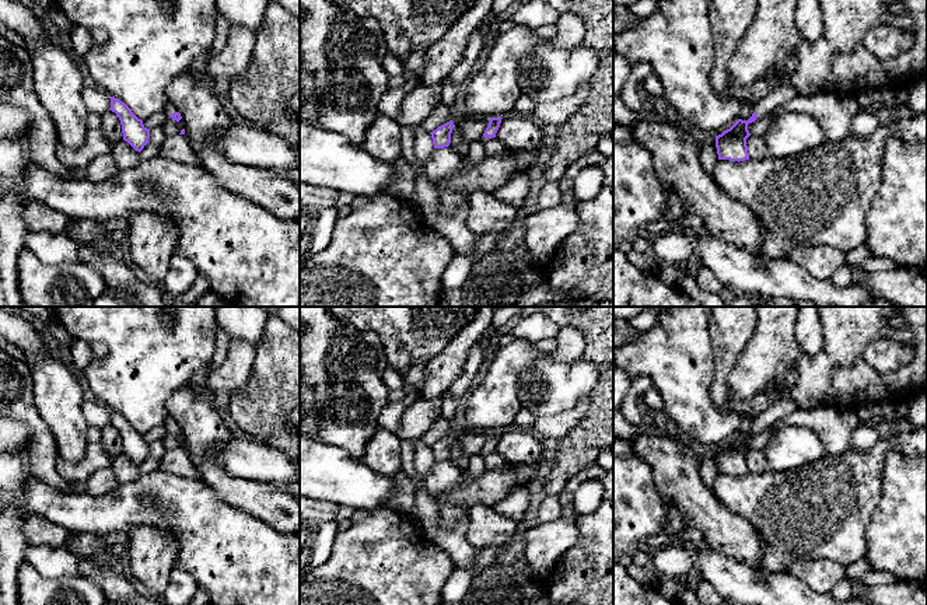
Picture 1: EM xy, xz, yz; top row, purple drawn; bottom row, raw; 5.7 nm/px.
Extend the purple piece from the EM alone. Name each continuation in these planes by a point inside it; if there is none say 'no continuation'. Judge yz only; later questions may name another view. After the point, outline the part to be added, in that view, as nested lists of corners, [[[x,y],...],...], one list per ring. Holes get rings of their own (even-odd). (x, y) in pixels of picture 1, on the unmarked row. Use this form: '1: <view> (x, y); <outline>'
1: yz (783, 408); [[[779,399],[773,406],[766,409],[756,417],[752,417],[752,424],[759,427],[770,424],[772,420],[781,420],[801,408],[794,401]]]

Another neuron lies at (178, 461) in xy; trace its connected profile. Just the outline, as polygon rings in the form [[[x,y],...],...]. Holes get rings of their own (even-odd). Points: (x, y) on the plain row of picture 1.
[[[176,448],[168,452],[160,468],[168,473],[182,473],[186,478],[200,479],[199,469],[185,448]]]

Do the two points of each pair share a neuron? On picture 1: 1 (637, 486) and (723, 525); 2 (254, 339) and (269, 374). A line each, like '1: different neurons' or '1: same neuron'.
1: different neurons
2: different neurons

